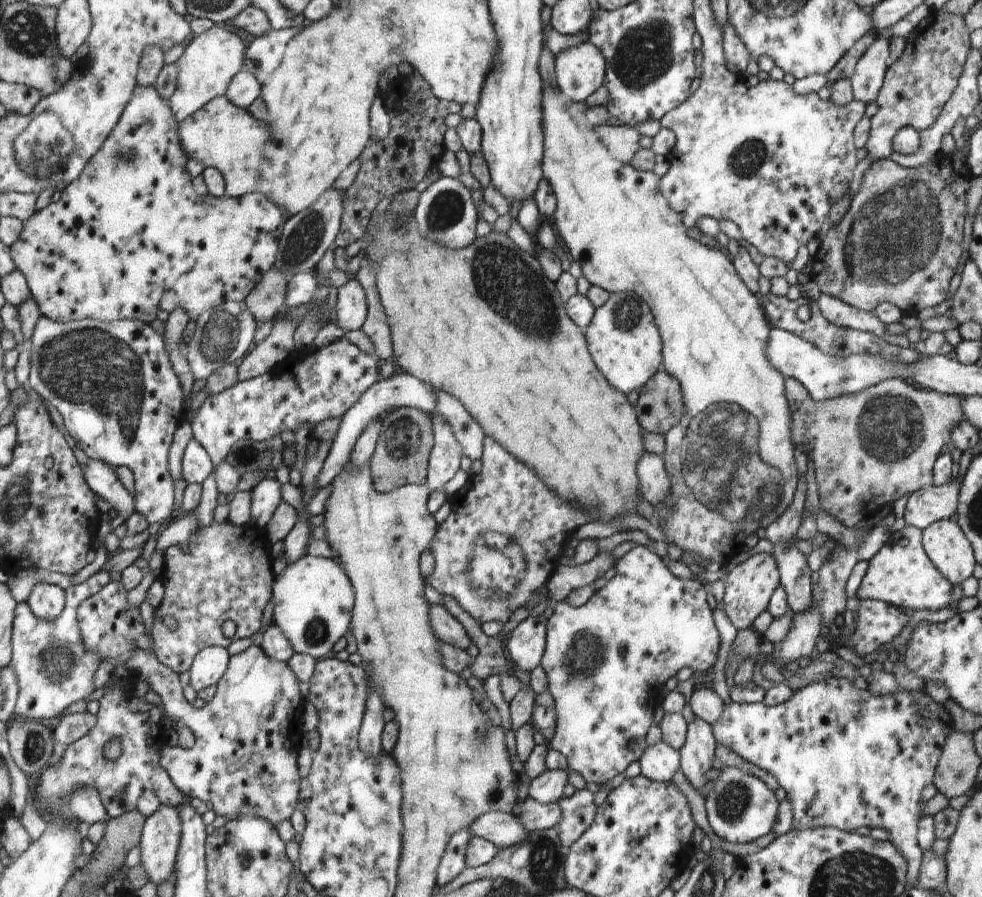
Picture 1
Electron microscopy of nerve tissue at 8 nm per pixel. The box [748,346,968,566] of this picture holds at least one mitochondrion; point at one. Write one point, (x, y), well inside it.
(888, 428)

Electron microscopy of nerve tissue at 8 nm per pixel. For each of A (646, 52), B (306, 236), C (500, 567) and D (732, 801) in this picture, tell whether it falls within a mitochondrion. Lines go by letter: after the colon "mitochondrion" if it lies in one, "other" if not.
A: mitochondrion
B: mitochondrion
C: mitochondrion
D: mitochondrion

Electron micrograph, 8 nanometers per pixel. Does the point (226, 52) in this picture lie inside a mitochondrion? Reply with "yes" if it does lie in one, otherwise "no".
no

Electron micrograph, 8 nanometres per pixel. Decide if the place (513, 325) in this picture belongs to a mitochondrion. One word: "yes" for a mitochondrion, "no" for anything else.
yes

